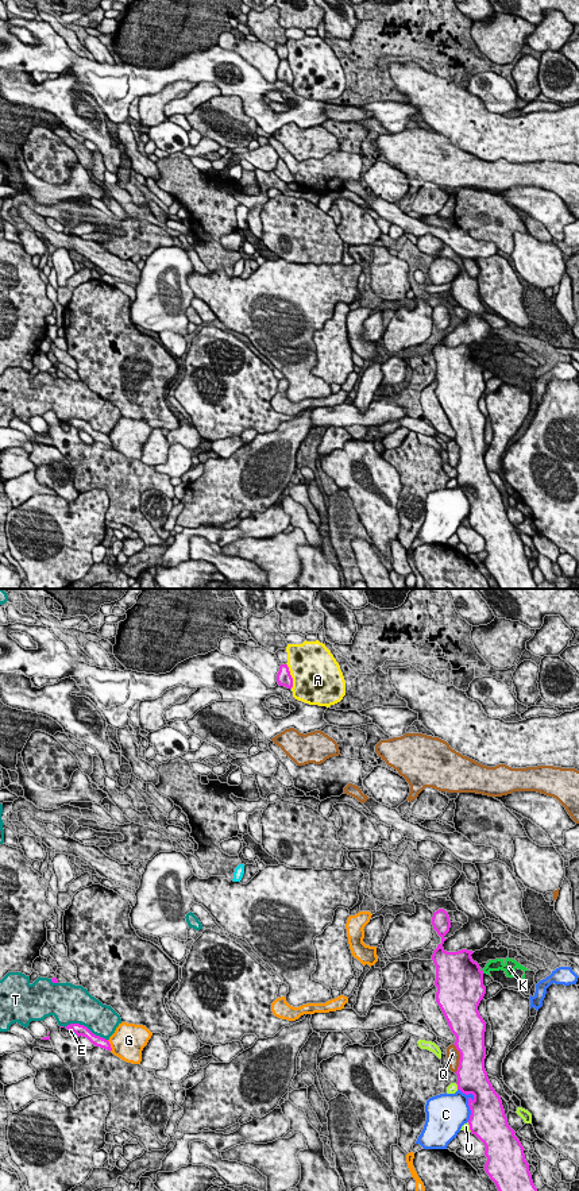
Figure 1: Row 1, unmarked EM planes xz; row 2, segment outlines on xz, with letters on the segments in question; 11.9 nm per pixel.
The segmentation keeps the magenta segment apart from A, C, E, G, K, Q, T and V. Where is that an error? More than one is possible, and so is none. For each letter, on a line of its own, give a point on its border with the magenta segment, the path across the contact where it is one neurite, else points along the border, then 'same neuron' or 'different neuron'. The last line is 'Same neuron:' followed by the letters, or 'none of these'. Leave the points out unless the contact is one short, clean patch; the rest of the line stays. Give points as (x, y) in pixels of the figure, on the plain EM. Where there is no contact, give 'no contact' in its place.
A: meets magenta in xz at (290, 70); different neuron
C: meets magenta in xz at (469, 498); different neuron
E: meets magenta in xz at (73, 426); different neuron
G: meets magenta in xz at (109, 440); different neuron
K: meets magenta in xz at (482, 366); border along xz (479, 363), (483, 367); different neuron
Q: meets magenta in xz at (460, 454); different neuron
T: meets magenta in xz at (83, 420); different neuron
V: meets magenta in xz at (470, 521); different neuron
Same neuron: none of these

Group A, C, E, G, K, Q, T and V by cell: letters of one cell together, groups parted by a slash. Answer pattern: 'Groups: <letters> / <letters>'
Groups: A / C / E / G / K / Q / T / V

